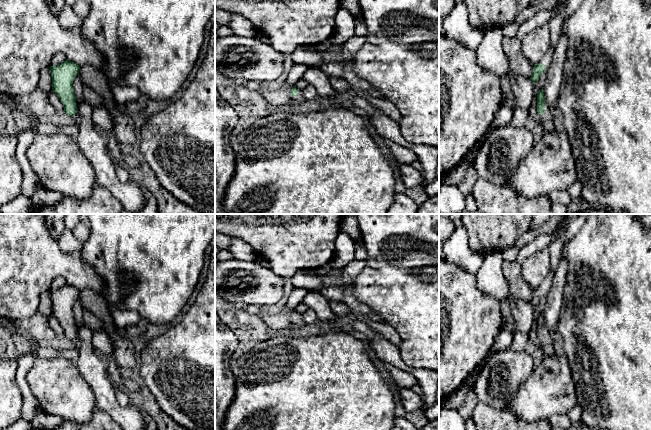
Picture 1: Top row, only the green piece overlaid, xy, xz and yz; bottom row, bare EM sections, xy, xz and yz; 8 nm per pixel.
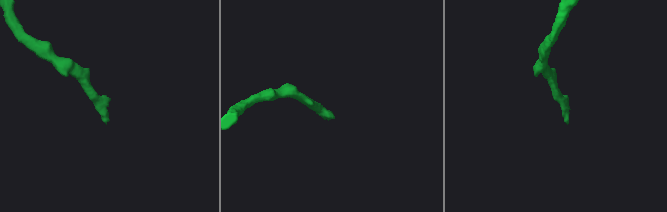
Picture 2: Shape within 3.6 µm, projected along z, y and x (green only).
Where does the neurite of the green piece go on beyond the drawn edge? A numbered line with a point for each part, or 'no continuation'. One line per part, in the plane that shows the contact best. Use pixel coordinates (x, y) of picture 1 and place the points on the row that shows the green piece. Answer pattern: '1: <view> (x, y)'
1: yz (546, 120)

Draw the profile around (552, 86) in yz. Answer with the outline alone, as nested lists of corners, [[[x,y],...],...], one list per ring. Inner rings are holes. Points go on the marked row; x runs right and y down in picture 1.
[[[561,34],[553,54],[550,68],[546,72],[547,78],[543,87],[545,103],[549,106],[554,102],[558,102],[561,83],[563,80],[563,69],[566,60],[567,46],[567,37],[564,34]]]

